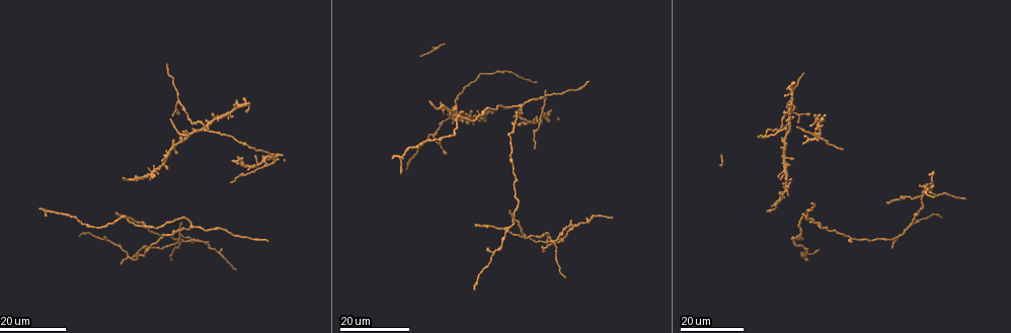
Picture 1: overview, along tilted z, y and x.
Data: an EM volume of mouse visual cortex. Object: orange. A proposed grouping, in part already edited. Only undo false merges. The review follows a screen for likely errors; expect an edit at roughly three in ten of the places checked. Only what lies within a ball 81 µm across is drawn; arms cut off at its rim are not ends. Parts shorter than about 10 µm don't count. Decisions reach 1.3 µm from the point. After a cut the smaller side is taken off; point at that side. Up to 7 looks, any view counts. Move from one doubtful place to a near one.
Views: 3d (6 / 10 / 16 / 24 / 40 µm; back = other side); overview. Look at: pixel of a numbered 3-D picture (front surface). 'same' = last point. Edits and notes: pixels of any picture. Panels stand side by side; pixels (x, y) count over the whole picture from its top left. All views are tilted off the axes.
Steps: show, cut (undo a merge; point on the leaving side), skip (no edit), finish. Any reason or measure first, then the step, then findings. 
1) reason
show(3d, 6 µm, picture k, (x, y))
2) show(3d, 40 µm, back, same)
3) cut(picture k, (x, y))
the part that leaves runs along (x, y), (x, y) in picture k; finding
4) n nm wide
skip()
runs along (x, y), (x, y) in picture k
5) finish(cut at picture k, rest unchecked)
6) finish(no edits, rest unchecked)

three-way junction
show(3d, 16 µm, picture 1, (540, 116))

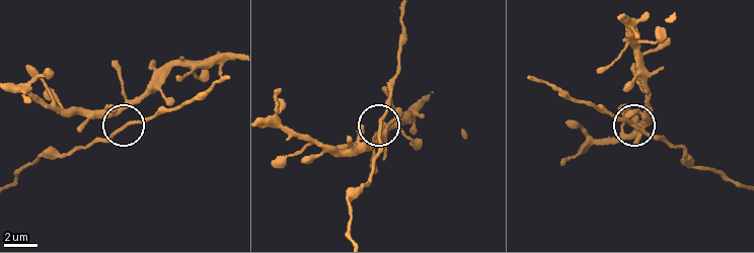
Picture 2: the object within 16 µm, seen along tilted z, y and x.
zoom in
show(3d, 10 µm, picture 2, (122, 129))

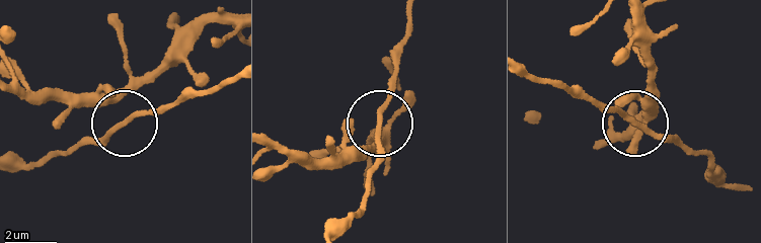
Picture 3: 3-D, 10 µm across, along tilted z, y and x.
skip()
one neuron here

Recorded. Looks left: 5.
arms part here
show(3d, 24 µm, picture 1, (522, 109))

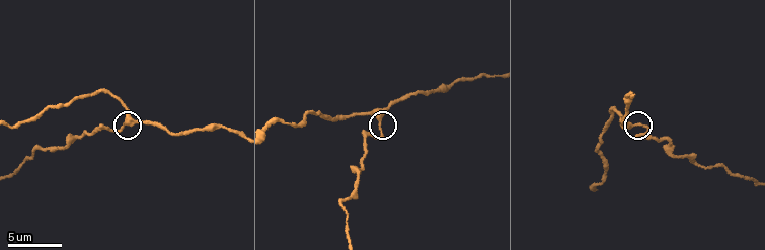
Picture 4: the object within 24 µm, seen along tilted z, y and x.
show(3d, 6 µm, picture 4, (378, 116))

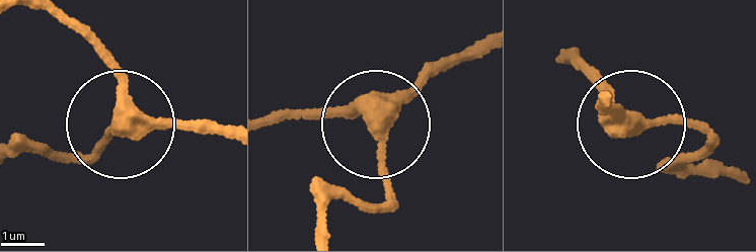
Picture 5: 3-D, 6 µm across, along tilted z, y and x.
3 arms
skip()
runs along (48, 16), (83, 42), (133, 121), (223, 127) in picture 5; all the same neuron

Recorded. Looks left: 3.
three arms meet
show(3d, 16 µm, picture 1, (899, 236))

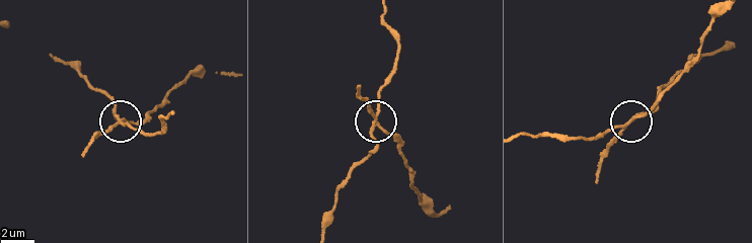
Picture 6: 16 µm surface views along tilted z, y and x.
show(3d, 6 µm, picture 6, (638, 117))

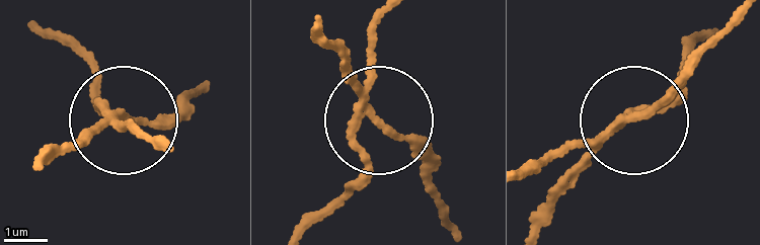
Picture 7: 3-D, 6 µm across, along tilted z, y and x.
160 nm wide
cut(picture 7, (86, 144))
the part that leaves runs along (111, 117), (154, 123), (195, 87) in picture 7; a second neuron is stuck on

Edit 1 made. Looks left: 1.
finish(cut at picture 7, rest unchecked)

